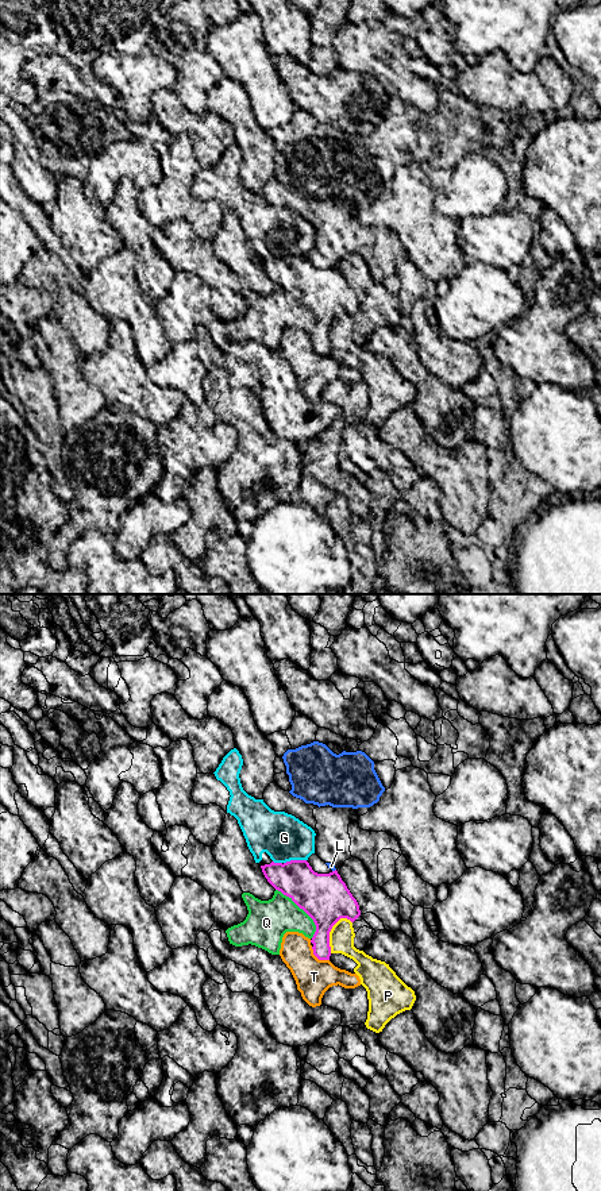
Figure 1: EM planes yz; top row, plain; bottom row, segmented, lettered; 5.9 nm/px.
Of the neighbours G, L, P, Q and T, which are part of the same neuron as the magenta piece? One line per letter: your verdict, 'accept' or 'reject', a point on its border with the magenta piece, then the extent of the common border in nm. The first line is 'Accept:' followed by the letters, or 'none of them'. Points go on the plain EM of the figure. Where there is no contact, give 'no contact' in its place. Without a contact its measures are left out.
Accept: none of them
G: reject; meets magenta in yz at (295, 255); contact 140 nm long
L: reject; meets magenta in yz at (335, 265); contact 30 nm long
P: reject; meets magenta in yz at (330, 326); contact 240 nm long
Q: reject; meets magenta in yz at (303, 304); contact 360 nm long
T: reject; meets magenta in yz at (318, 353); contact 140 nm long

